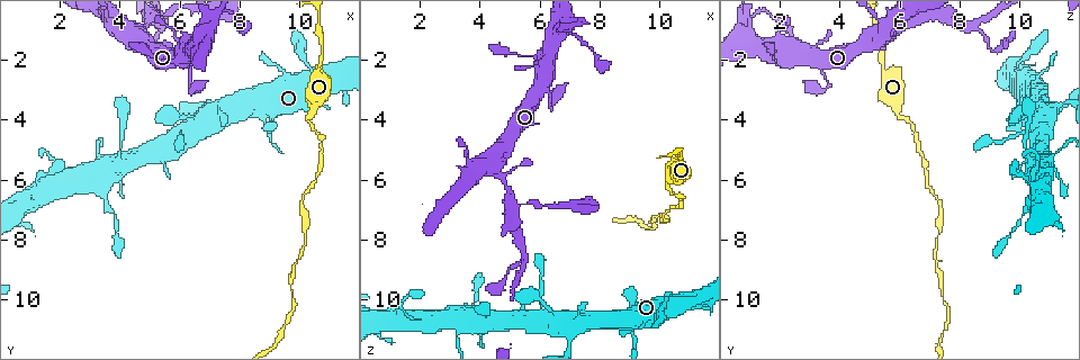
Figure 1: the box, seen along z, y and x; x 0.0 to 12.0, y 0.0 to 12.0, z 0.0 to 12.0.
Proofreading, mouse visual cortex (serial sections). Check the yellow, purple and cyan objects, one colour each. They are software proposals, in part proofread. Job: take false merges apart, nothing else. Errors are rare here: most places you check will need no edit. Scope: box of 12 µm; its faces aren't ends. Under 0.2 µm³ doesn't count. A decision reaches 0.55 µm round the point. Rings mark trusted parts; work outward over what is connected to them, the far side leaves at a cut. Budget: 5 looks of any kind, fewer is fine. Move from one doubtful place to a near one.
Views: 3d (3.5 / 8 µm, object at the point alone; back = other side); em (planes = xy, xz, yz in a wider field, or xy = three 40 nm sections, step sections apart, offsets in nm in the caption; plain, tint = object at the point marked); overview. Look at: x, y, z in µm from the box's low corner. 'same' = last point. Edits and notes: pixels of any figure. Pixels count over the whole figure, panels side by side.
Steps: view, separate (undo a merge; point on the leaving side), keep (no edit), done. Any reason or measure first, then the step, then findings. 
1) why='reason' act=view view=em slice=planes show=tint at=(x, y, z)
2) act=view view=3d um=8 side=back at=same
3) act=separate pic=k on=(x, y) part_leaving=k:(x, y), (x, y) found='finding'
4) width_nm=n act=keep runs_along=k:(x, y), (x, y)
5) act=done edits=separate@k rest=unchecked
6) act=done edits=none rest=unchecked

why='a narrow waist' act=view view=3d um=8 at=(7.2, 3.7, 11.0)

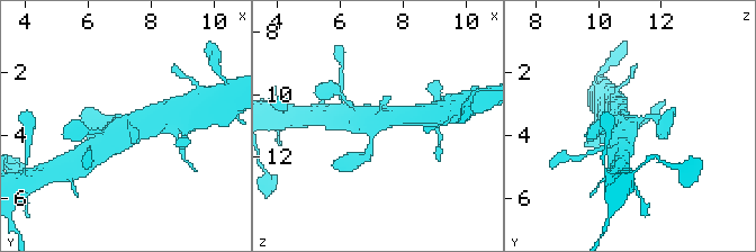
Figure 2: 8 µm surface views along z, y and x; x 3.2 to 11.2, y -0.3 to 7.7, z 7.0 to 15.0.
act=view view=em slice=xy step=2 show=tint at=(7.1, 3.7, 11.0)

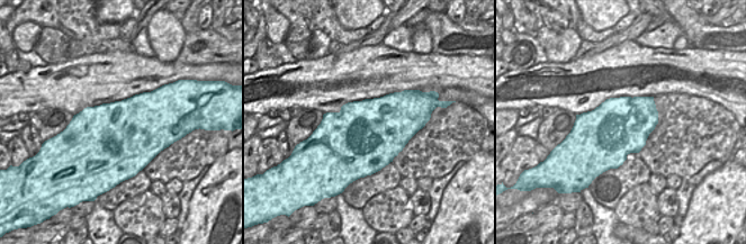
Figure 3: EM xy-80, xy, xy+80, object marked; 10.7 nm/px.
act=keep runs_along=2:(160, 117), (102, 149) found='one cell here'

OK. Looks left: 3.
act=view view=3d um=3.5 at=(3.8, 5.6, 10.8)

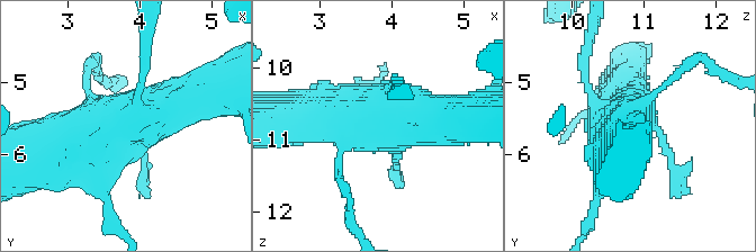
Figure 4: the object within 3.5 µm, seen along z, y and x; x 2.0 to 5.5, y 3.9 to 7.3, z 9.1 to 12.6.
act=view view=em slice=xy step=3 show=tint at=(3.70, 5.60, 10.65)

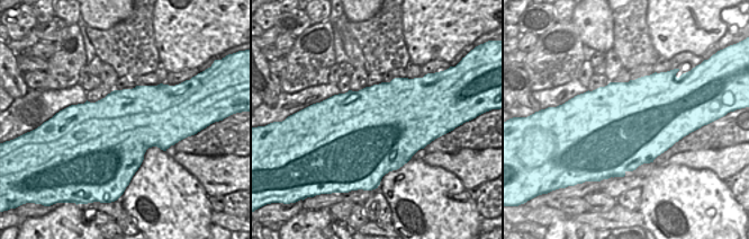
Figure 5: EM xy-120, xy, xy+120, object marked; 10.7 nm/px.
act=keep runs_along=4:(213, 90), (74, 149) found='continuous, no second cell'

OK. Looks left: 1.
act=done edits=none rest=unchecked

